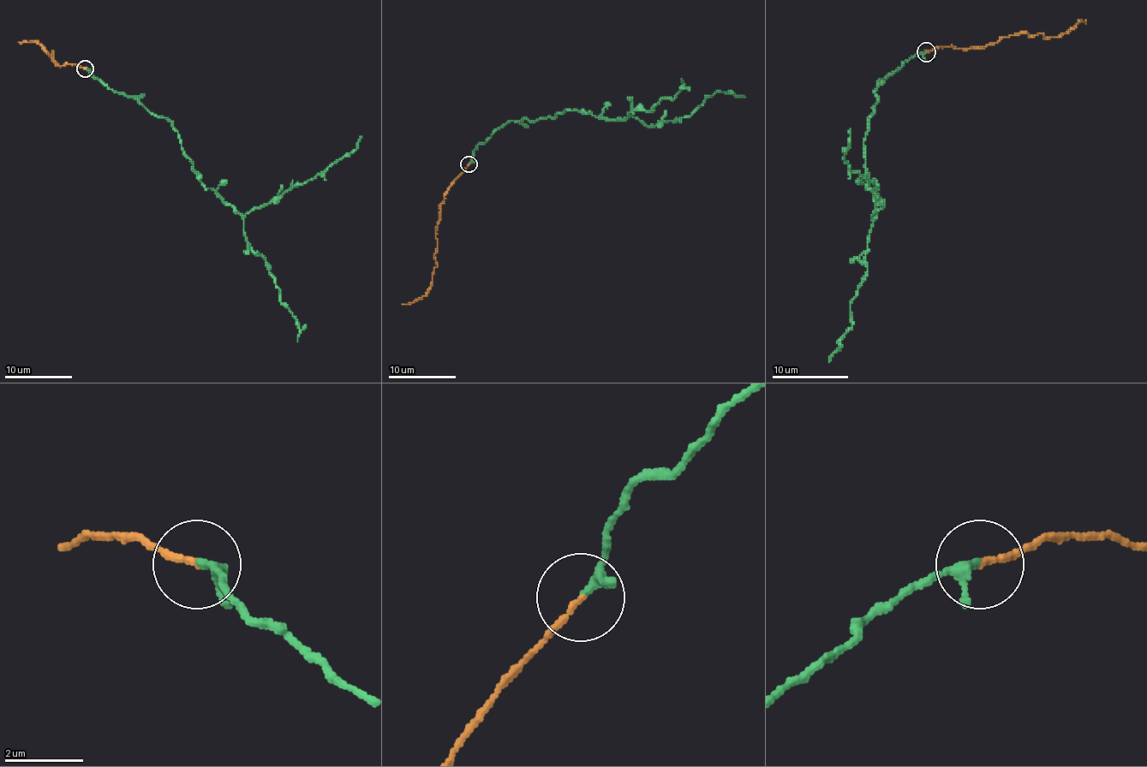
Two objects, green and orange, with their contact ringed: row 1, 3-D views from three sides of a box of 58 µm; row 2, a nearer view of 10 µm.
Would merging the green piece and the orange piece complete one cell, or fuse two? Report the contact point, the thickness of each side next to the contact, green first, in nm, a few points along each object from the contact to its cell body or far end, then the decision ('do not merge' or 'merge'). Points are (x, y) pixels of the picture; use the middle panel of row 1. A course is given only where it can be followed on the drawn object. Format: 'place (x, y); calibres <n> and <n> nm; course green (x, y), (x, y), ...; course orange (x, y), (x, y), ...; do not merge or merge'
place (468, 164); calibres 190 and 140 nm; course green (469, 164), (473, 151), (511, 121), (567, 109), (661, 126), (689, 115), (717, 92), (745, 97); course orange (469, 164), (440, 205), (433, 255), (437, 265), (430, 289), (419, 299), (402, 304); merge

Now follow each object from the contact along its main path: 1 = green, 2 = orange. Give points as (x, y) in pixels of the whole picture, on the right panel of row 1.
1: (927, 52), (911, 56), (875, 91), (863, 142), (873, 218), (882, 201), (873, 184), (845, 161), (850, 128)
2: (927, 52), (946, 46), (994, 44), (1003, 37), (1020, 33), (1051, 37), (1068, 33), (1080, 21), (1085, 21)

